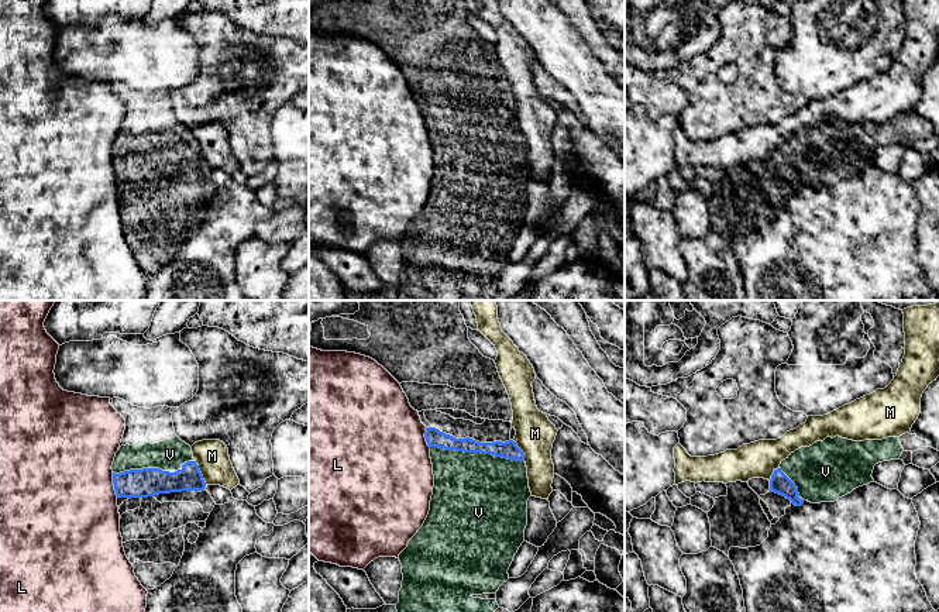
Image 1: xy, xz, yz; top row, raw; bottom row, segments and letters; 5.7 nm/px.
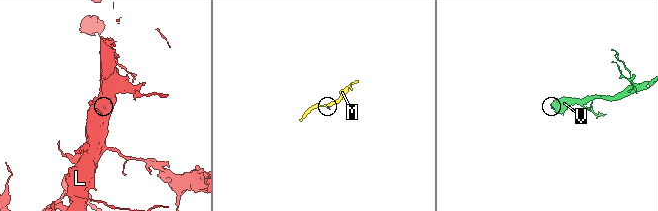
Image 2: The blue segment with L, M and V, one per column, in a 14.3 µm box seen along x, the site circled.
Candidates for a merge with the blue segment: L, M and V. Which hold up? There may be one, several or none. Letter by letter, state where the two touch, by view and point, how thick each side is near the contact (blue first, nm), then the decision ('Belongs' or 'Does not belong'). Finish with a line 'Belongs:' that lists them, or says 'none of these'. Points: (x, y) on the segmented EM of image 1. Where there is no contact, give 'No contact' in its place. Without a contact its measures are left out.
L: Touches blue at xy (114, 485). Thickness 160 nm (blue) against 480 nm. Does not belong
M: Touches blue at xy (200, 473). Thickness 140 nm (blue) against 190 nm. Does not belong
V: Touches blue at xz (477, 451). Thickness 100 nm (blue) against 480 nm. Belongs
Belongs: V

